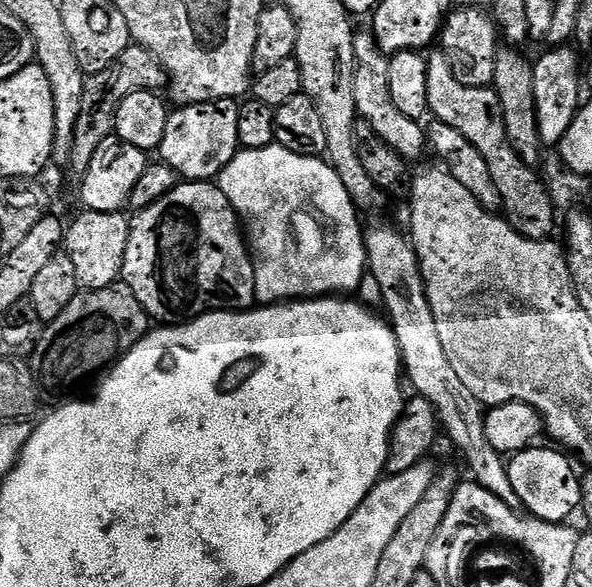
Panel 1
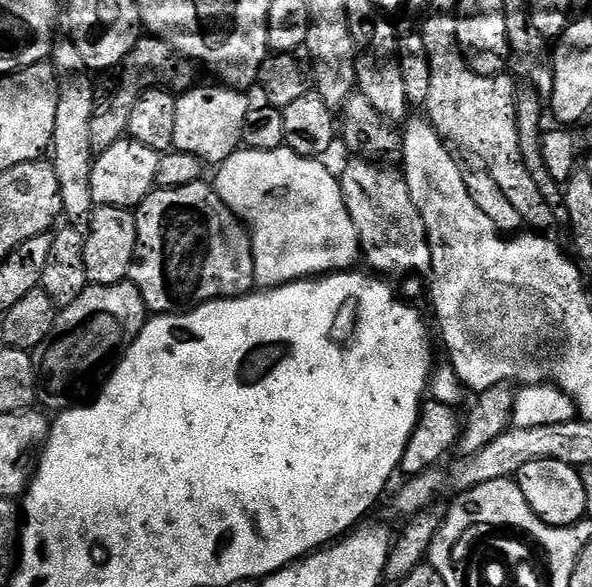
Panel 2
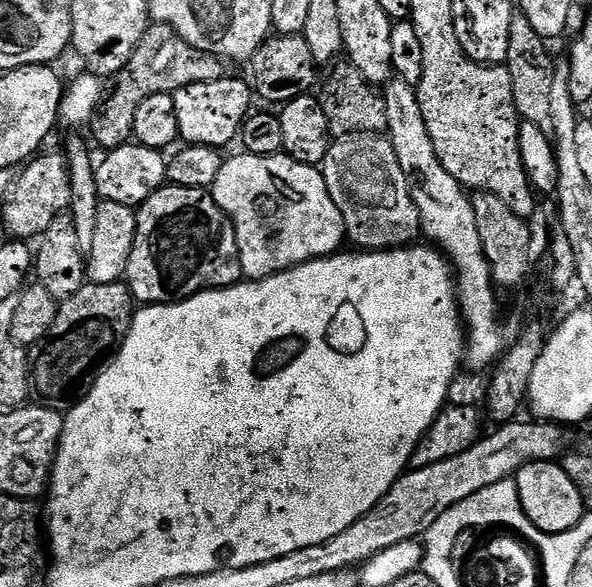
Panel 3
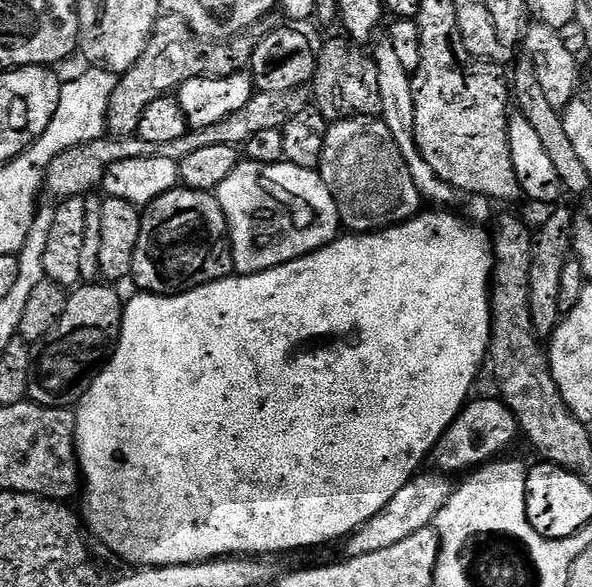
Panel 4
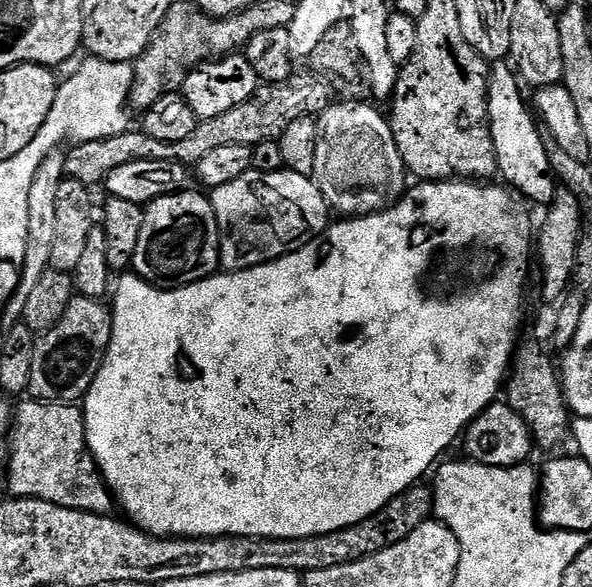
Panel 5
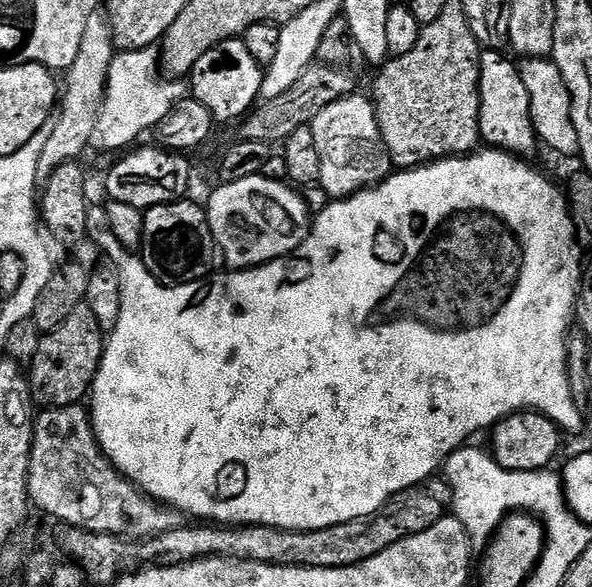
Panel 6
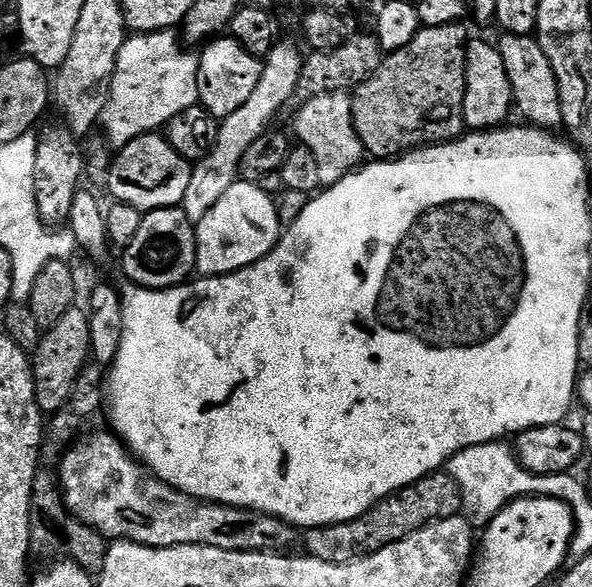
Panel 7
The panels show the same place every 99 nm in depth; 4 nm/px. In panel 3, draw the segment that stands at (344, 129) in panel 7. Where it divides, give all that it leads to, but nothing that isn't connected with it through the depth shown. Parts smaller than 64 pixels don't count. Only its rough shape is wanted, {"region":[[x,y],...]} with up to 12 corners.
{"region":[[387,135],[328,147],[326,190],[357,249],[421,235]]}

